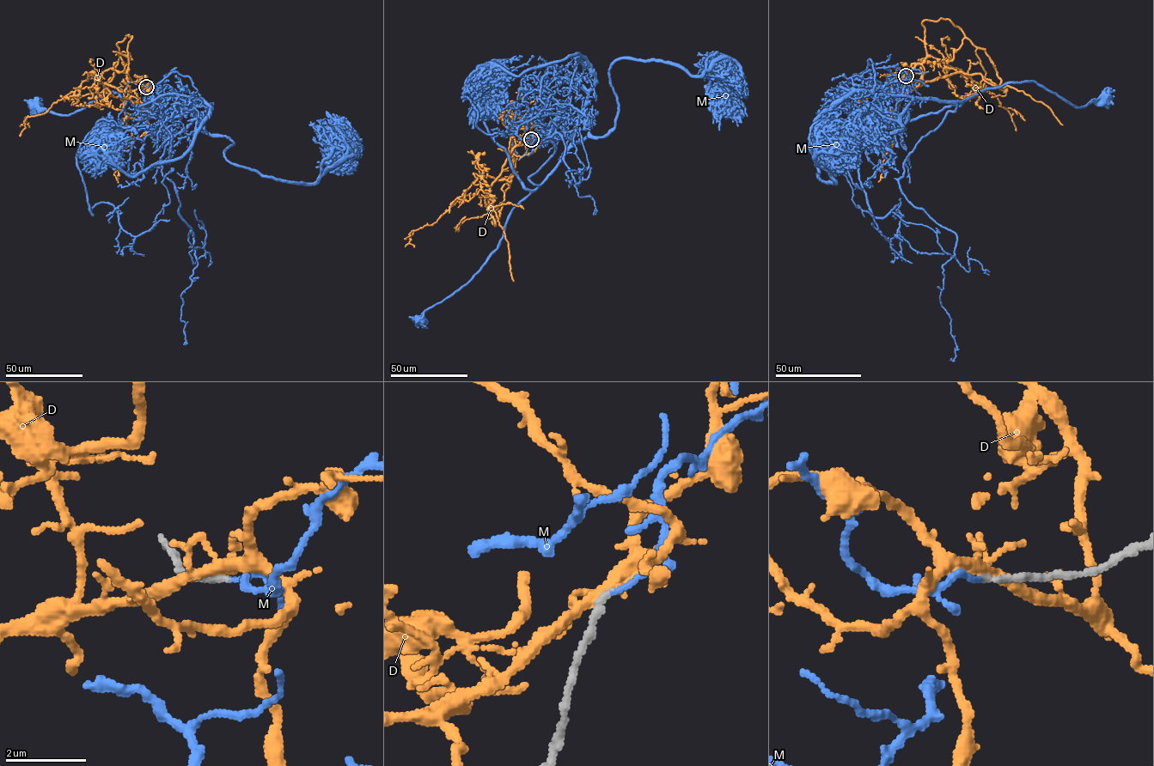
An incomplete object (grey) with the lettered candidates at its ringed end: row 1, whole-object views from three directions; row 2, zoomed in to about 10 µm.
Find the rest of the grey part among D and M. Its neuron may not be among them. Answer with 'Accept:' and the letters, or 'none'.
Accept: none

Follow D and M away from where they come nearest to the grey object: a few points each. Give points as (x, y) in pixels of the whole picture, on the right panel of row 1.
D: (906, 75), (916, 81), (932, 81), (962, 71), (961, 75), (997, 97), (1000, 106), (1010, 115), (1016, 130)
M: (906, 75), (898, 71), (906, 73), (902, 95), (943, 100), (1034, 82), (1077, 107), (1107, 97)

